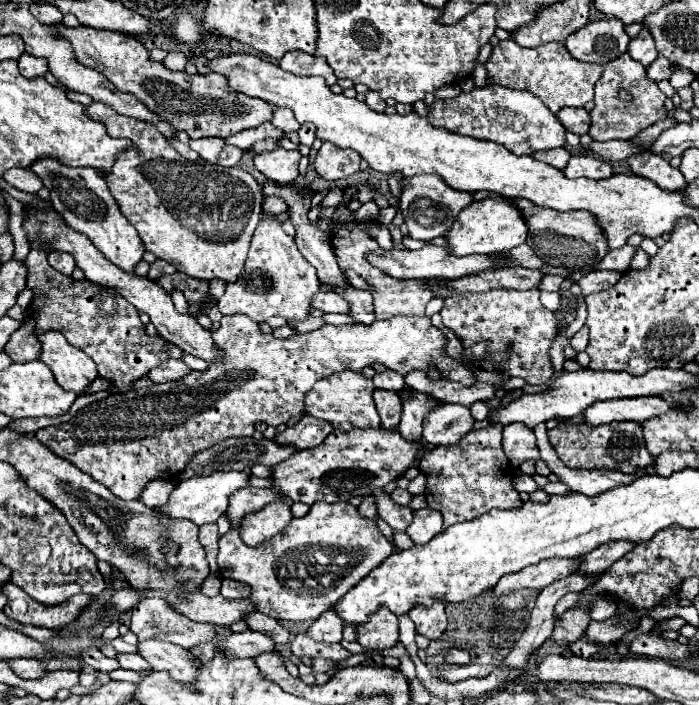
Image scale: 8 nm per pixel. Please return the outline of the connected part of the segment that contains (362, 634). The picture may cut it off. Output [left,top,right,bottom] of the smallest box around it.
[356,608,398,650]

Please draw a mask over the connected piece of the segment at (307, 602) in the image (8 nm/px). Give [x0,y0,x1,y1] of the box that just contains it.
[216,502,394,622]

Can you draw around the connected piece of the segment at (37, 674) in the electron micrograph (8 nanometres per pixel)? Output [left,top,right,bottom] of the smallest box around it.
[10,658,46,680]

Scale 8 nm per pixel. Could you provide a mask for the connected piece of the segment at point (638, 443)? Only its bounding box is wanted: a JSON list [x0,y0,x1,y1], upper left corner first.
[548,418,654,474]

